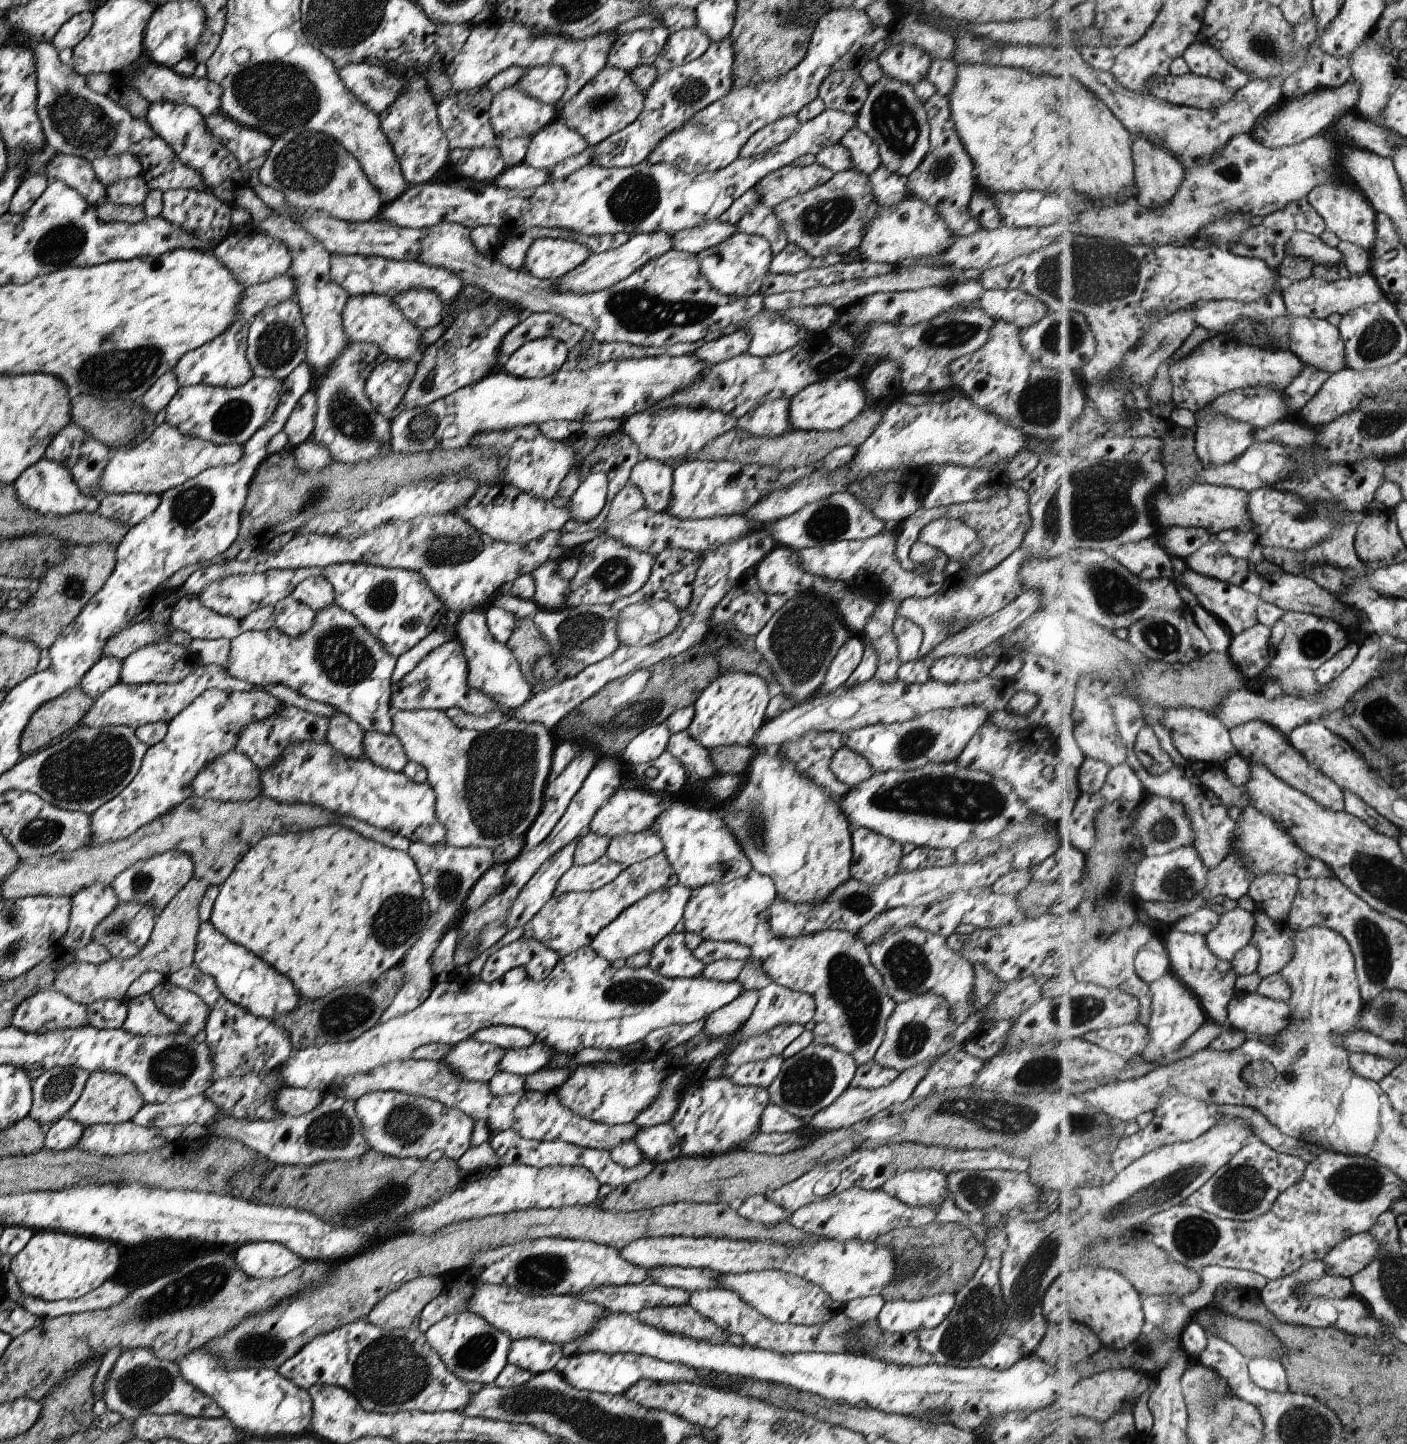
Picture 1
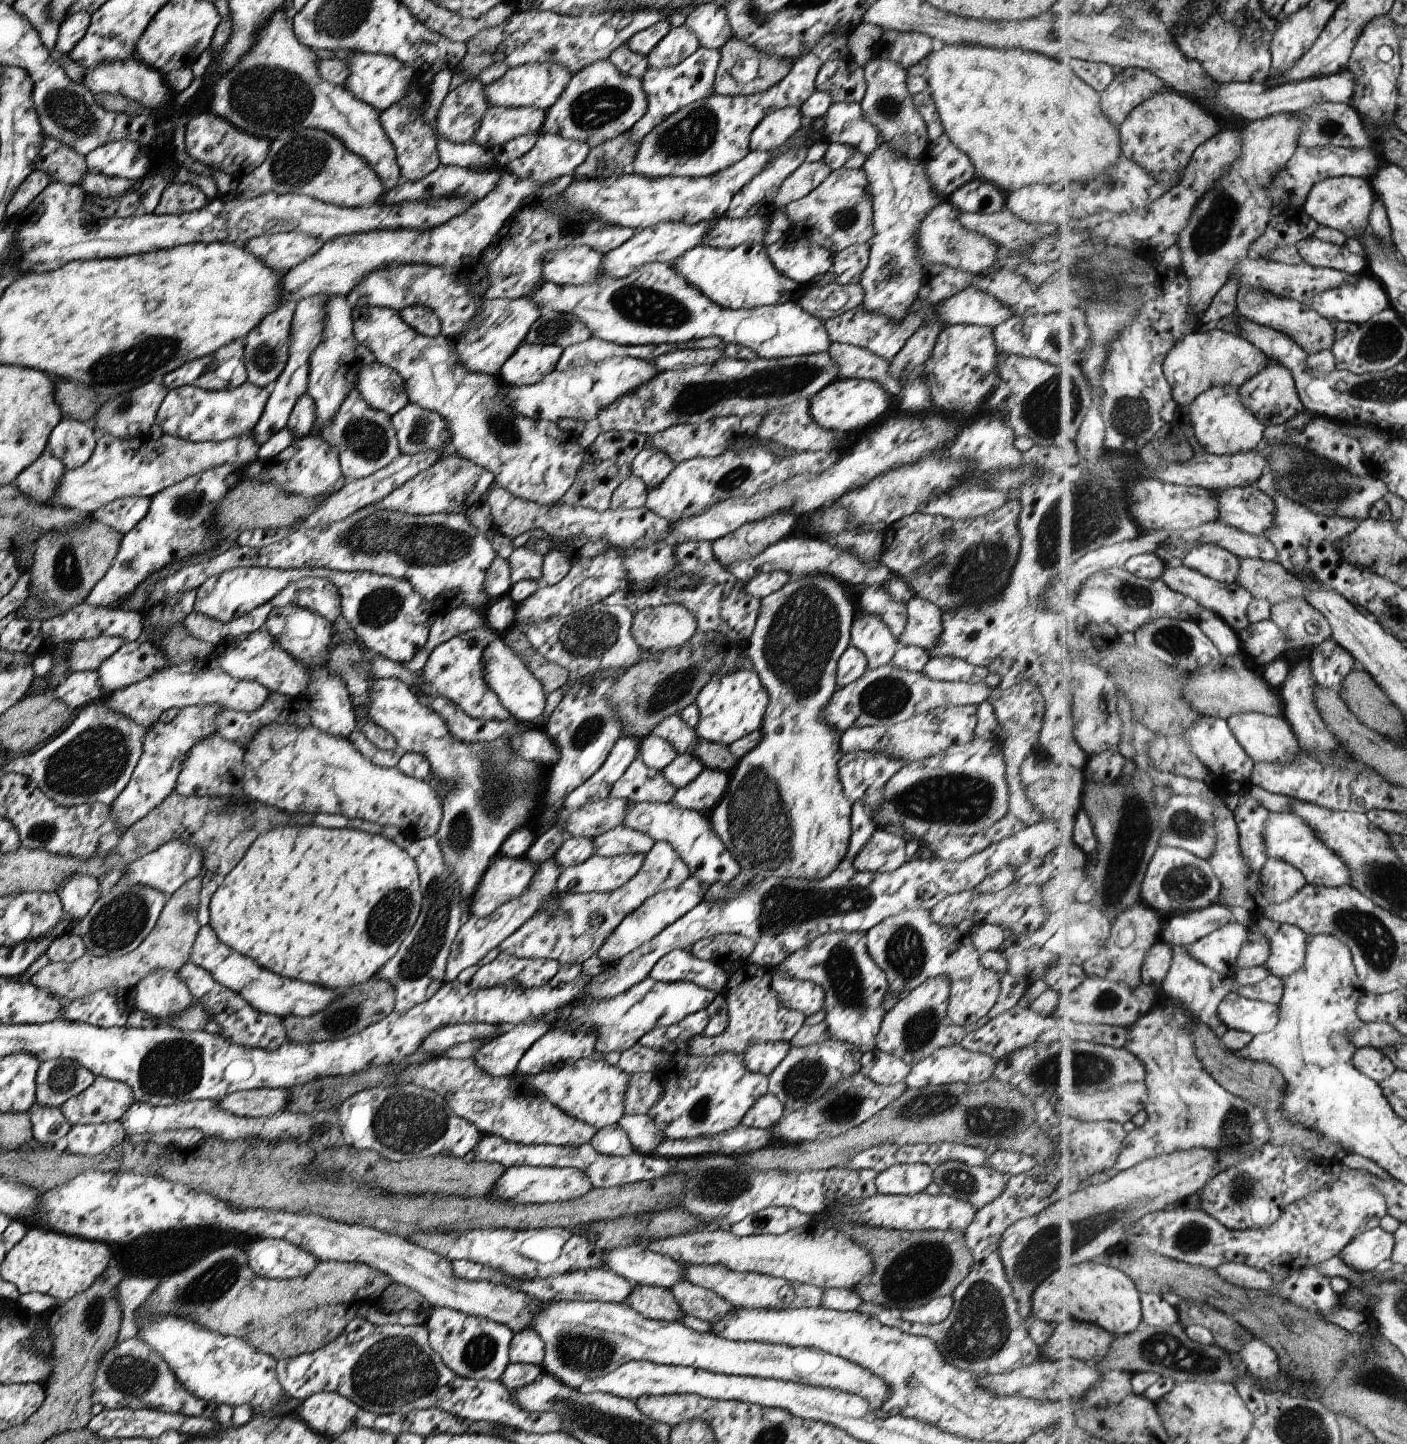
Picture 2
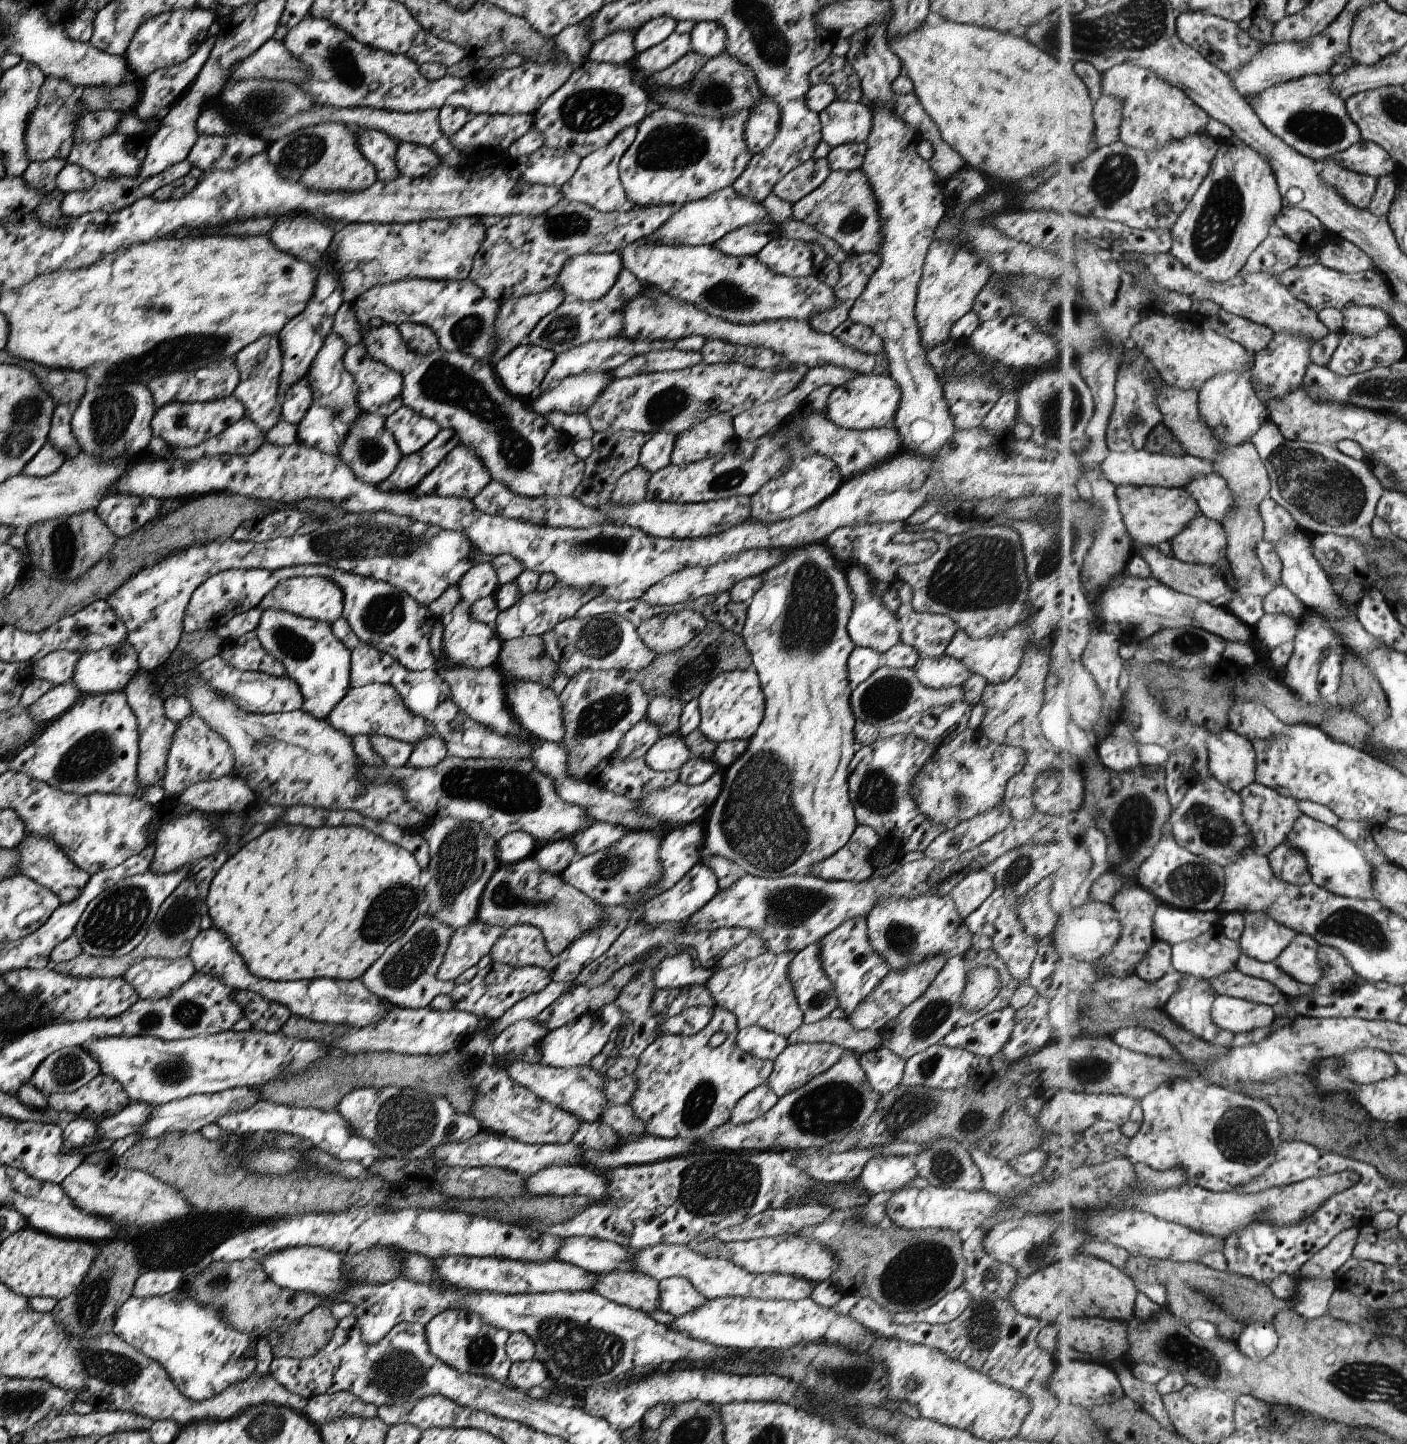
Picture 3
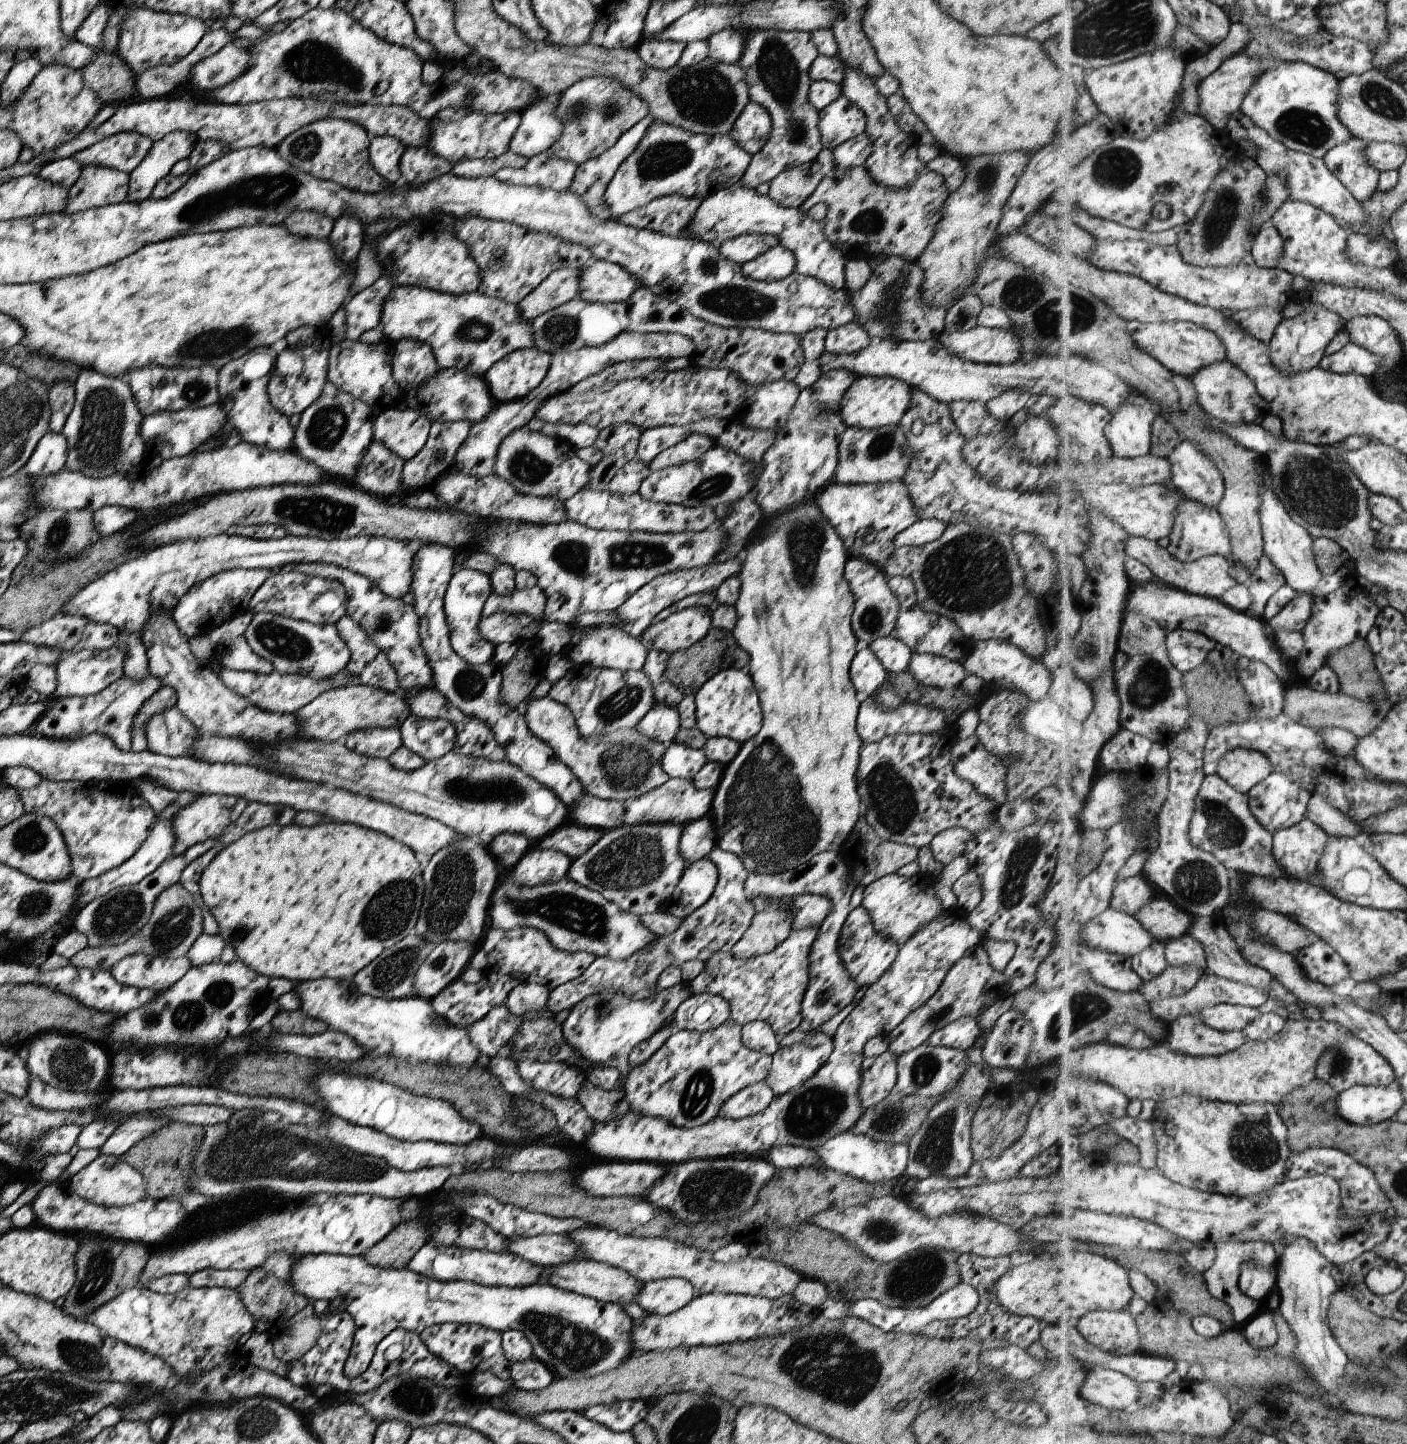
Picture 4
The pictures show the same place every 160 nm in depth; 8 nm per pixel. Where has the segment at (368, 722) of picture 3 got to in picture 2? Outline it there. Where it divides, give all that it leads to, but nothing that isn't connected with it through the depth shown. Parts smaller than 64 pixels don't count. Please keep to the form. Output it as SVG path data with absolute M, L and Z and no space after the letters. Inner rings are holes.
M397 678L372 681L367 698L365 718L383 728L395 740L398 750L423 754L429 761L429 779L447 786L435 836L441 846L443 864L455 874L459 884L459 922L463 924L470 915L473 892L491 861L499 855L505 838L513 830L532 824L536 807L529 794L537 786L539 776L544 781L546 768L517 756L507 744L507 736L473 744L453 738L447 724Z

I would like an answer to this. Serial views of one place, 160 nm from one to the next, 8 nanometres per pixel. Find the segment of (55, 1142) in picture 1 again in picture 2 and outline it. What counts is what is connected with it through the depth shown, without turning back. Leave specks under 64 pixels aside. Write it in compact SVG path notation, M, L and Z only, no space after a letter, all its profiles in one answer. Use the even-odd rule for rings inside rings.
M35 1104L28 1111L31 1114L32 1138L41 1144L54 1144L55 1141L65 1137L71 1128L63 1114L53 1106Z

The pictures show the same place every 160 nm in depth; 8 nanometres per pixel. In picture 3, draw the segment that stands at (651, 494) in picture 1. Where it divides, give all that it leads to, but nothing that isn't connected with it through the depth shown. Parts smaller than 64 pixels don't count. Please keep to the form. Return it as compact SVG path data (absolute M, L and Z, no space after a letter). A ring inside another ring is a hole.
M655 432L650 434L645 444L641 446L637 465L650 474L669 465L675 434L671 432Z

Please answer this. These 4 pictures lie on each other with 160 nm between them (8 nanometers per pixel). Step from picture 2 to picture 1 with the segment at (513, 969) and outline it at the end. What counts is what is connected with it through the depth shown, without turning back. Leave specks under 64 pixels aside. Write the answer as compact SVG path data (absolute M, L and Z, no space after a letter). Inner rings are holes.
M520 937L487 956L479 973L479 981L489 985L489 982L501 978L507 970L519 966L525 970L527 977L532 981L545 980L555 967L558 958L553 950L545 948L543 944Z

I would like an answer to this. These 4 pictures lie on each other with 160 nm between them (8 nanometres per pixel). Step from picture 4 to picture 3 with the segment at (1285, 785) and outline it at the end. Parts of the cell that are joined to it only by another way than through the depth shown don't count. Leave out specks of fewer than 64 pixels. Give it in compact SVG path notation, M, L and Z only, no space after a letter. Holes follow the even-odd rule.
M1256 781L1247 786L1241 793L1243 798L1243 816L1247 826L1251 828L1251 836L1255 838L1256 850L1259 855L1269 855L1277 846L1286 842L1289 834L1295 828L1295 822L1303 816L1299 808L1299 800L1279 792L1277 788L1270 788Z

